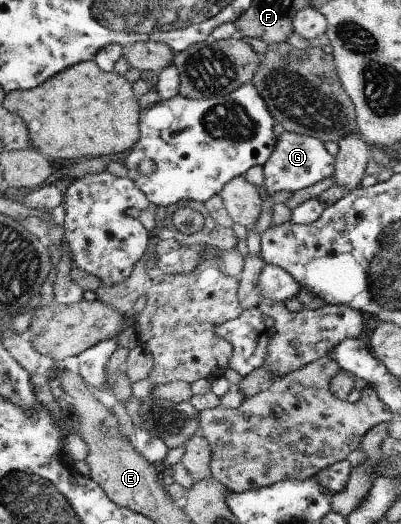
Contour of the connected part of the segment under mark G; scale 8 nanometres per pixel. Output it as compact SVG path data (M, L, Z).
M282 132L276 138L273 151L269 155L269 159L262 165L265 194L277 193L277 191L299 191L303 187L309 187L318 181L323 181L323 178L331 177L334 172L333 156L331 156L323 142L318 139L304 136L298 133Z

